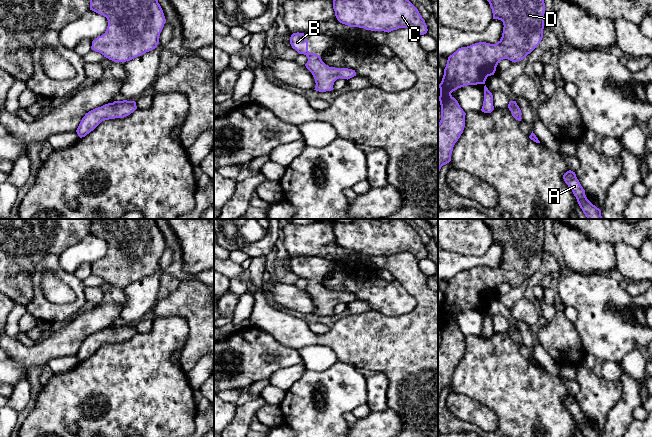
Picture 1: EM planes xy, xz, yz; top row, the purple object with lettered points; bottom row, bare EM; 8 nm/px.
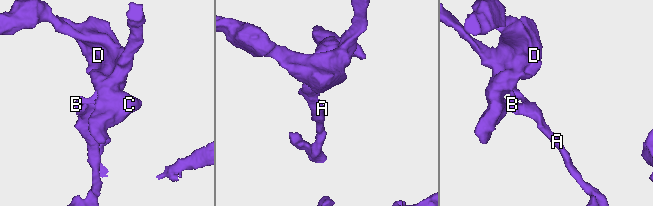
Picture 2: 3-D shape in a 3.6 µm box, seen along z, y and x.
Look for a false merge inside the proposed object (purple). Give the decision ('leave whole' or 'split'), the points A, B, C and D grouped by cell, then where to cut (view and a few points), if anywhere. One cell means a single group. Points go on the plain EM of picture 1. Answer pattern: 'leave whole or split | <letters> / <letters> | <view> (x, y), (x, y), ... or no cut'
leave whole | A B C D | no cut

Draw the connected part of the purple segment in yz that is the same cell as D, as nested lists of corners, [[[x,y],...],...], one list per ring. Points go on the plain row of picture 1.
[[[481,219],[490,228],[493,243],[503,246],[503,257],[496,268],[479,266],[461,271],[448,281],[444,299],[439,308],[441,344],[438,347],[438,398],[441,391],[451,385],[455,367],[465,351],[466,337],[451,317],[467,309],[484,308],[488,300],[494,299],[498,287],[503,283],[521,285],[541,266],[544,253],[544,219]]]

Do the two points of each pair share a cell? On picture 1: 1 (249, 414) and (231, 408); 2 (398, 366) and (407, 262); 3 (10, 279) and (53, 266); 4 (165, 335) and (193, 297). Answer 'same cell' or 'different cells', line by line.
1: different cells
2: same cell
3: different cells
4: different cells

